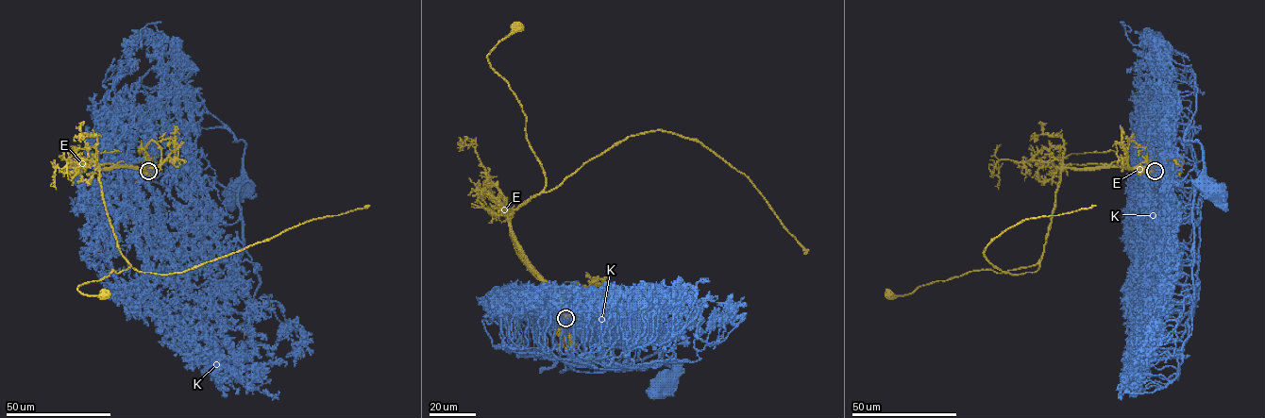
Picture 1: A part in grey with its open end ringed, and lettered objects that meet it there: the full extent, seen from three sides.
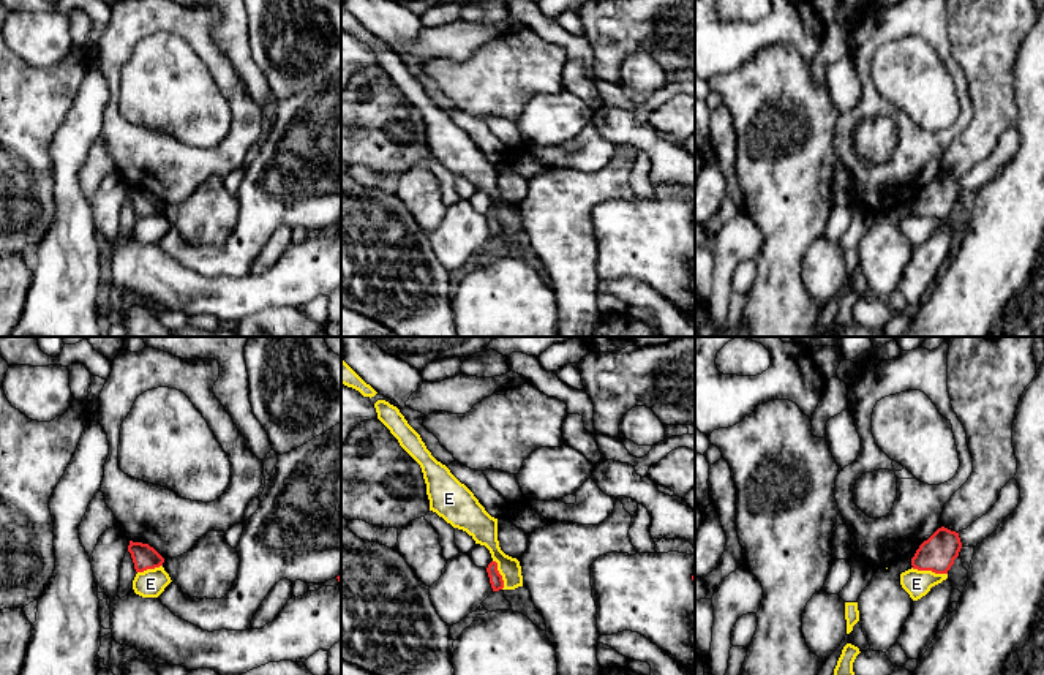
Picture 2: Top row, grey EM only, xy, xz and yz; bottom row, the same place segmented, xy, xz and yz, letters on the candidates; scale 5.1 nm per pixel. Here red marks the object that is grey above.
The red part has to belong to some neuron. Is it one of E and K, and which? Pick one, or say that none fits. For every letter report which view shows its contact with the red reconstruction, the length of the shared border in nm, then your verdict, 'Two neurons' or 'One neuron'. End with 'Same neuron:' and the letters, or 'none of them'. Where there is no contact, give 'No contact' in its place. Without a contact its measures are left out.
E: Touches red in yz. Shared border 190 nm. Two neurons
K: No contact. One neuron
Same neuron: K

